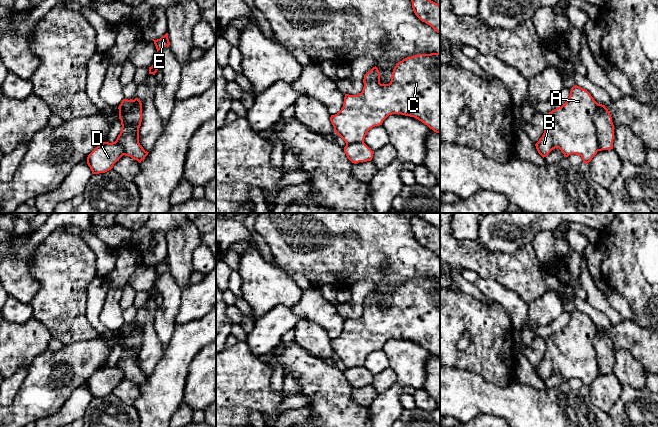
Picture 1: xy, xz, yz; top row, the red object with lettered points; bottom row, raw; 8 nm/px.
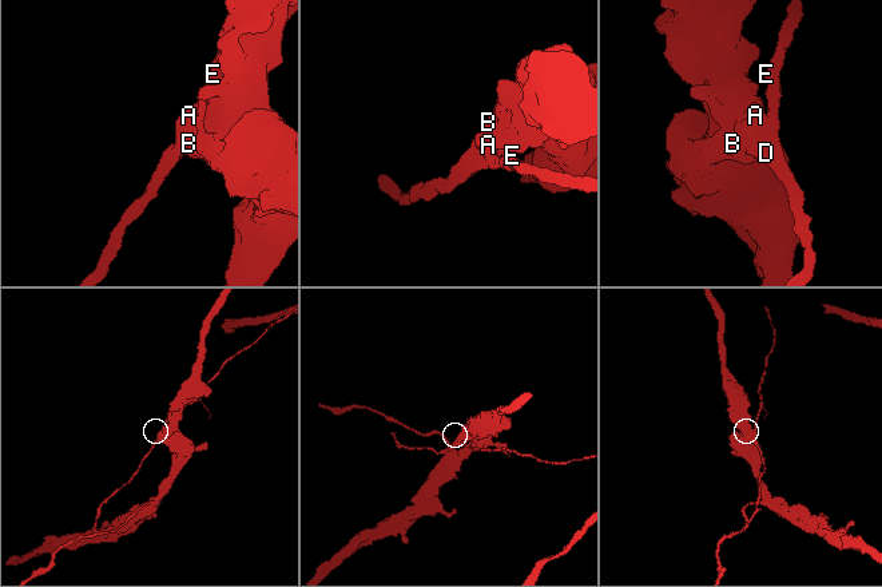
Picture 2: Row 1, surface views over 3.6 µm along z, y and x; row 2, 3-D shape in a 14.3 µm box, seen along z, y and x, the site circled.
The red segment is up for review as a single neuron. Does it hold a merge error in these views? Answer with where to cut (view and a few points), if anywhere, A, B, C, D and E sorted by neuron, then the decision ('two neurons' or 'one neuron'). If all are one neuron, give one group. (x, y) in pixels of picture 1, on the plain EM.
cut yz (597, 328), (593, 340), (593, 348), (599, 374); groups A B C / D E; two neurons

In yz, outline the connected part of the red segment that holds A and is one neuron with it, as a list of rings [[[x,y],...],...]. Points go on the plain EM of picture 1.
[[[575,309],[571,312],[568,324],[546,339],[546,351],[542,361],[535,368],[538,377],[544,382],[553,373],[559,372],[565,381],[571,378],[579,379],[583,386],[588,388],[597,378],[598,364],[593,340],[598,327],[591,318]]]

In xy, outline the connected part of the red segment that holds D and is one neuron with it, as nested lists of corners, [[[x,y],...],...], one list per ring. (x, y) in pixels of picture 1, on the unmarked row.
[[[115,365],[100,367],[87,381],[92,398],[105,397],[124,379],[123,372]]]

